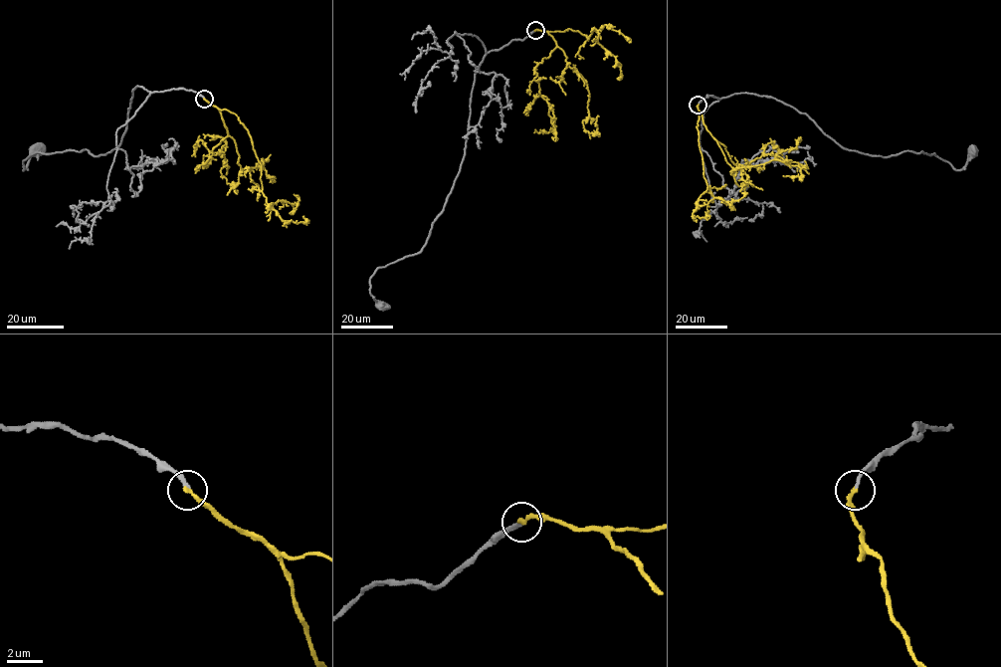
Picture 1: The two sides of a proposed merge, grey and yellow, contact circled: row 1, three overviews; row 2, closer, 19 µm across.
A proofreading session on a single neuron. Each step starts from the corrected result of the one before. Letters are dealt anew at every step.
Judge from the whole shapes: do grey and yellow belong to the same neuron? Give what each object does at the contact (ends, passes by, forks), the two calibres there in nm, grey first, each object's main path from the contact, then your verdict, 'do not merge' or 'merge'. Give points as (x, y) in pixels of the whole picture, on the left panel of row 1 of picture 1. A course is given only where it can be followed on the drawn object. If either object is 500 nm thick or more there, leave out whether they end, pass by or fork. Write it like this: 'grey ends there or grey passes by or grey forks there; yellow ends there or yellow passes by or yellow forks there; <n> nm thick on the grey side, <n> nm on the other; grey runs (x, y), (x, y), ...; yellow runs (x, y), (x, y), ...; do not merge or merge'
grey ends there; yellow ends there; 200 nm thick on the grey side, 240 nm on the other; grey runs (204, 99), (137, 86), (115, 148), (33, 152), (23, 169), (37, 148); yellow runs (204, 99), (234, 112), (248, 130), (271, 208), (278, 201), (296, 208), (299, 199), (294, 194); merge

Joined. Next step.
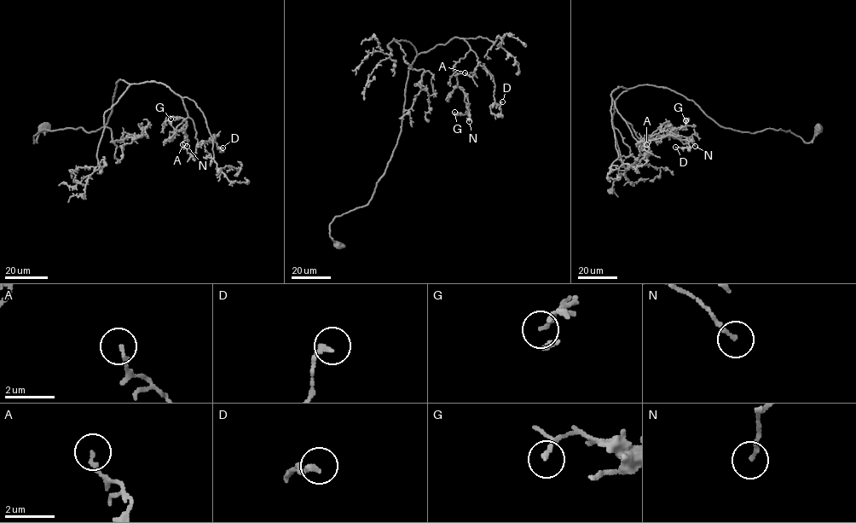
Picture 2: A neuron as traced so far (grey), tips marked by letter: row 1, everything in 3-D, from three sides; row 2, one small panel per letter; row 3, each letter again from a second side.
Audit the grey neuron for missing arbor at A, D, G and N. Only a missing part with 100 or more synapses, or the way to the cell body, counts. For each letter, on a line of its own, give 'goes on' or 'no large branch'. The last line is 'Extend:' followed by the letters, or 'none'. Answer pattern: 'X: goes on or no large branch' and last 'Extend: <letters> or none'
A: no large branch
D: no large branch
G: no large branch
N: no large branch
Extend: none

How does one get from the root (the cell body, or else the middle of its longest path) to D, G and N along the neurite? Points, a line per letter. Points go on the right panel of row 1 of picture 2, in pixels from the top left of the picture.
D: (818, 128), (808, 142), (781, 129), (743, 132), (667, 88), (611, 92), (639, 143), (688, 142), (675, 147)
G: (818, 128), (805, 142), (789, 130), (723, 127), (667, 88), (618, 86), (610, 95), (639, 138), (685, 120)
N: (818, 128), (808, 142), (781, 129), (743, 132), (667, 88), (611, 92), (639, 138), (664, 130), (695, 146)

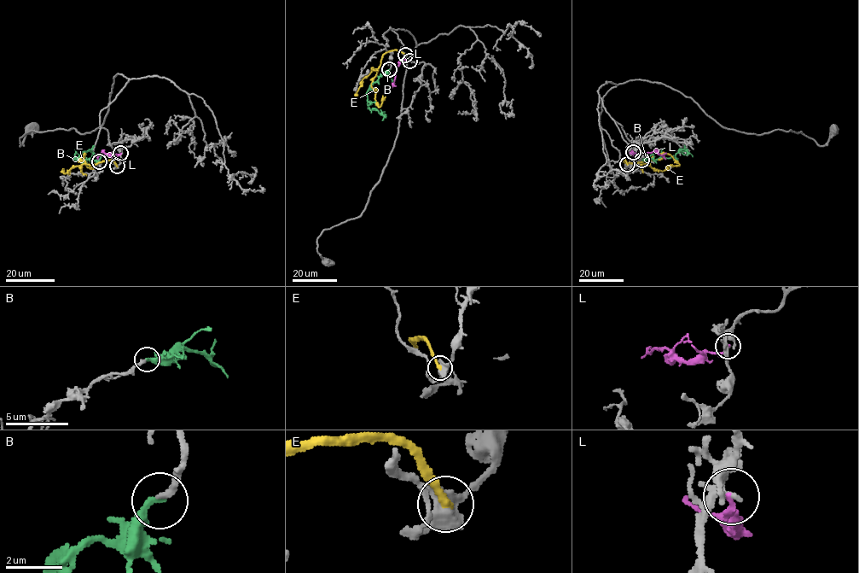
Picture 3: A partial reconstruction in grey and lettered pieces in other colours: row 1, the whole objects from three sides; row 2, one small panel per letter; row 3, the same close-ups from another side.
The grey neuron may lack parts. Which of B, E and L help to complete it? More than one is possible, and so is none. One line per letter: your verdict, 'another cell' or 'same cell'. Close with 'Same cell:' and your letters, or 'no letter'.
B: same cell
E: another cell
L: another cell
Same cell: B

